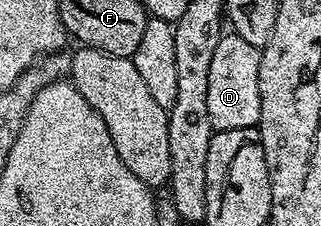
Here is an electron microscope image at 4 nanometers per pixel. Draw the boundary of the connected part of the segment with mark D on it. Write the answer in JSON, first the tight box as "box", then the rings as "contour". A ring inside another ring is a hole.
{"box":[207,32,261,130],"contour":[[[226,32],[215,47],[211,72],[207,79],[207,115],[211,115],[214,130],[252,129],[261,123],[259,99],[259,63],[261,50],[251,47],[247,39]]]}

